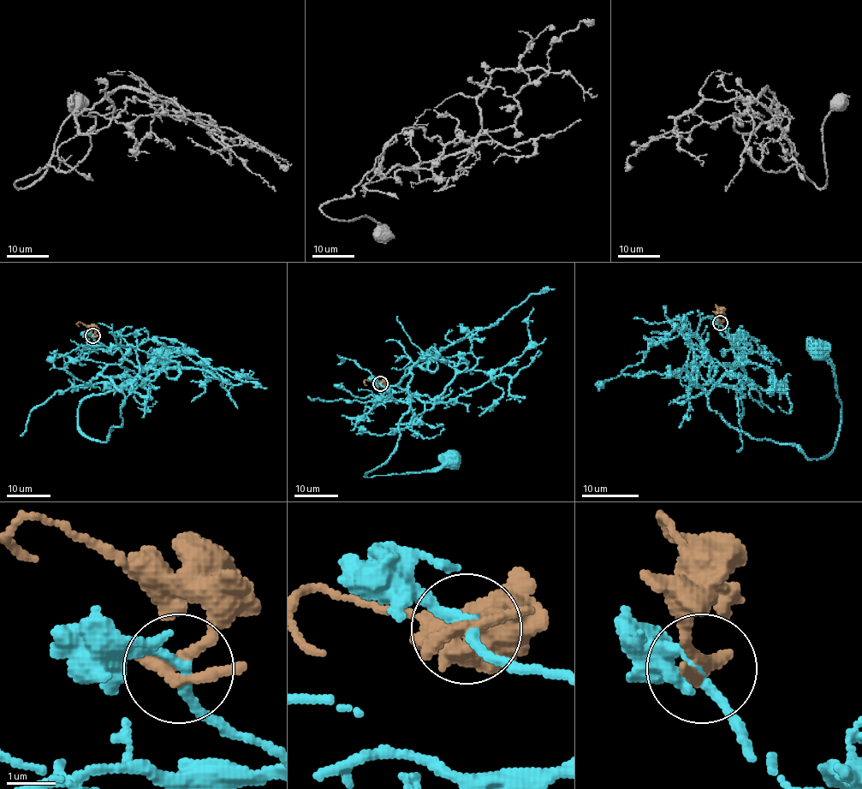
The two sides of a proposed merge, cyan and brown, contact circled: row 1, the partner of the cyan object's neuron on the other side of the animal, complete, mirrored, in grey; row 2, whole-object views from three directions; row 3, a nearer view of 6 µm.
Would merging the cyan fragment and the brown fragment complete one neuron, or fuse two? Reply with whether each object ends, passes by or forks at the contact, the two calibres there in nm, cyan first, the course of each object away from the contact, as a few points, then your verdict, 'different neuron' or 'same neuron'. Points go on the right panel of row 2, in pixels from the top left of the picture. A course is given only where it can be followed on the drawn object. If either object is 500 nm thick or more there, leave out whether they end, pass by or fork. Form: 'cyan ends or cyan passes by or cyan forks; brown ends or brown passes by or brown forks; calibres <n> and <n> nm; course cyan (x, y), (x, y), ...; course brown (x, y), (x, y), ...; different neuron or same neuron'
cyan passes by; brown passes by; calibres 190 and 280 nm; course cyan (720, 323), (744, 358), (709, 406), (811, 459), (833, 448), (841, 405), (835, 366), (817, 349); course brown (720, 323), (716, 304), (722, 310); different neuron

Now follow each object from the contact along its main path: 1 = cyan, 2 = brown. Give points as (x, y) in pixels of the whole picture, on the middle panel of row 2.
1: (380, 382), (408, 390), (407, 401), (391, 386), (413, 374), (393, 453), (365, 477), (430, 471), (450, 459)
2: (380, 382), (366, 380), (365, 381), (366, 385)

